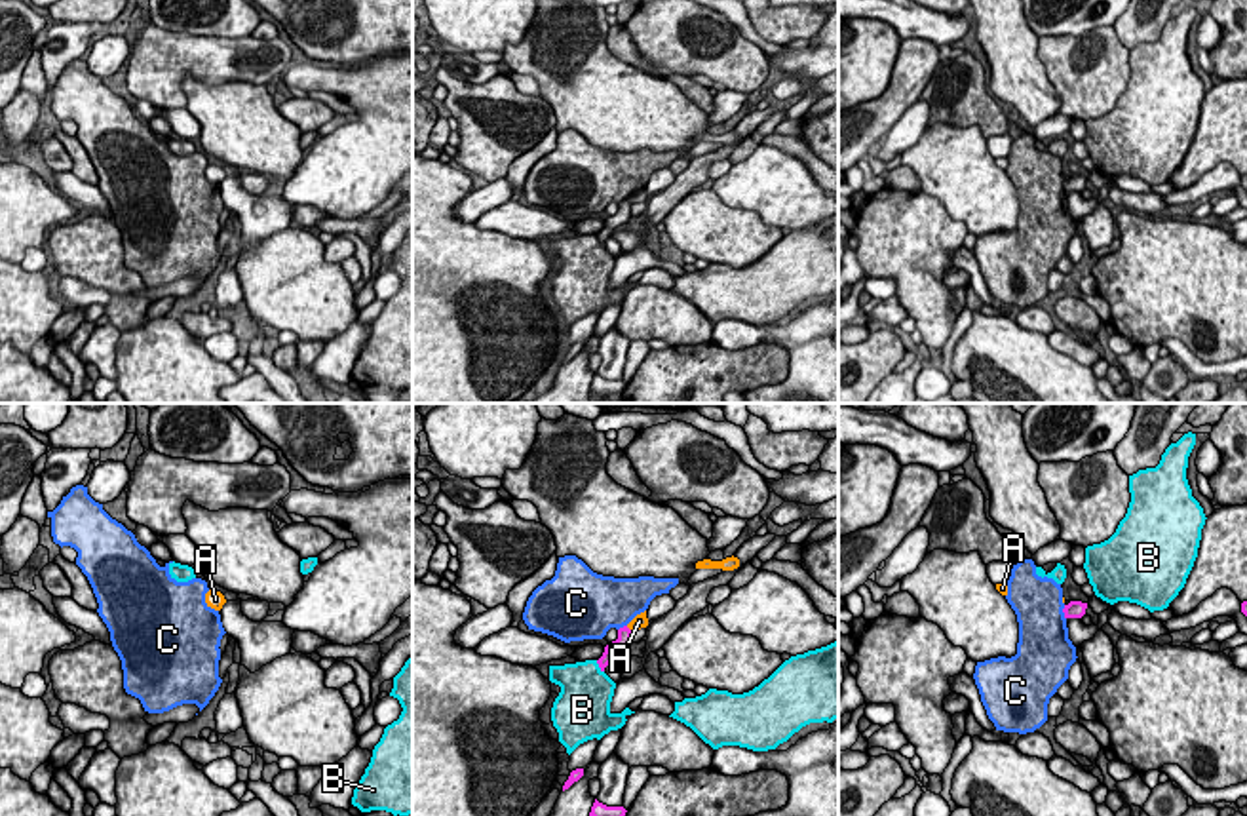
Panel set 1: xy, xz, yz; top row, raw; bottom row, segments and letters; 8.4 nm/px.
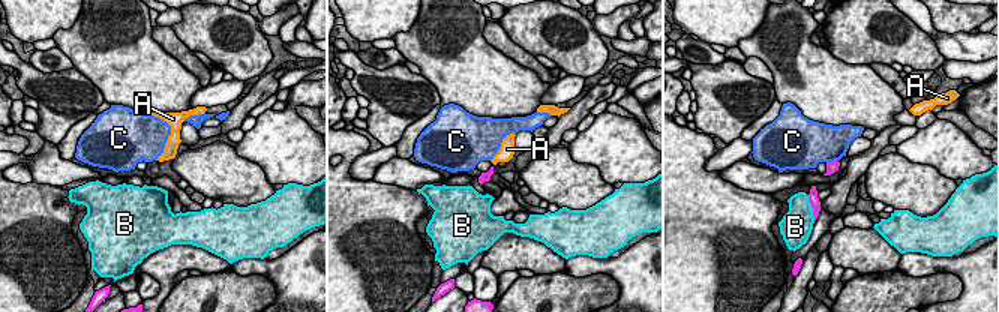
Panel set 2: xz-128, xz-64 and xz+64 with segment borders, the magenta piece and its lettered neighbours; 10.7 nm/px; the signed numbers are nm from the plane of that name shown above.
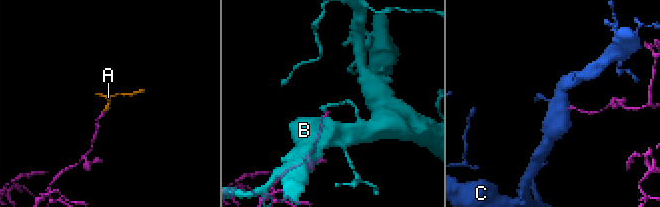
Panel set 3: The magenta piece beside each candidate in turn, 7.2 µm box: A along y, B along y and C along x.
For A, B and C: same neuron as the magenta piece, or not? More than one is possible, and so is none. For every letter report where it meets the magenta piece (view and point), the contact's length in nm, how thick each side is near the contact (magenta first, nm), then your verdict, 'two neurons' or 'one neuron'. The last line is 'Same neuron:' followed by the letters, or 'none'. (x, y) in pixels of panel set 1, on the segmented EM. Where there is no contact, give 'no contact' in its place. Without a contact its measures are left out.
A: xz (628, 628) | 60 nm | 130/120 nm | two neurons
B: xz (599, 666) | 130 nm | 120/440 nm | two neurons
C: yz (1063, 611) | 130 nm | 160/420 nm | two neurons
Same neuron: none

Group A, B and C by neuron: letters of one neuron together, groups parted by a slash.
A / B / C

